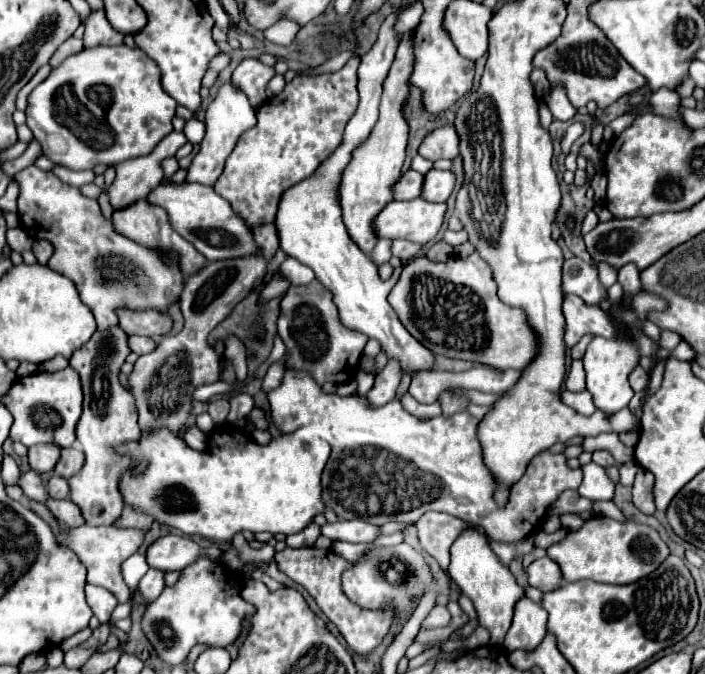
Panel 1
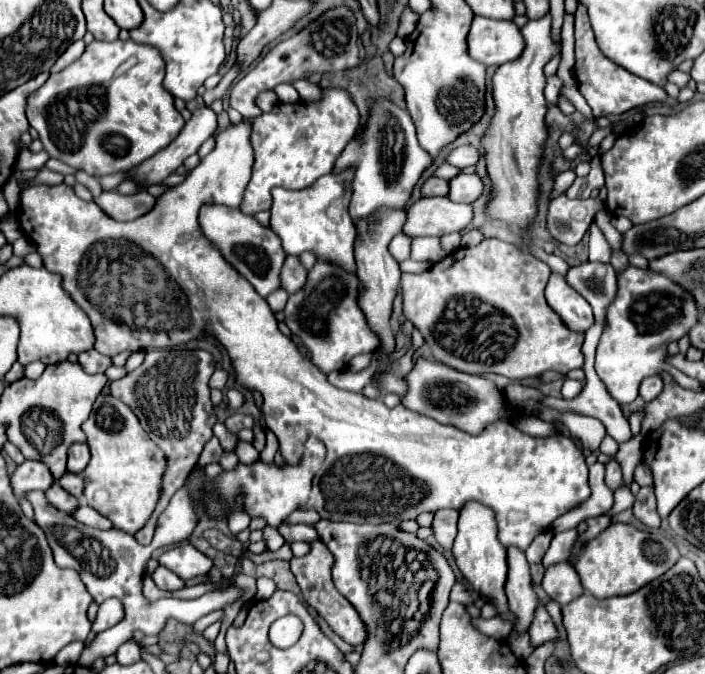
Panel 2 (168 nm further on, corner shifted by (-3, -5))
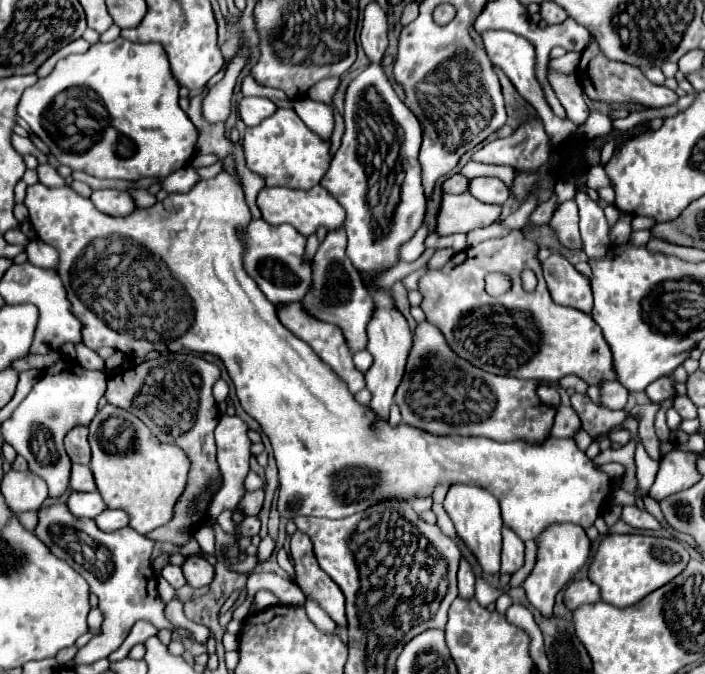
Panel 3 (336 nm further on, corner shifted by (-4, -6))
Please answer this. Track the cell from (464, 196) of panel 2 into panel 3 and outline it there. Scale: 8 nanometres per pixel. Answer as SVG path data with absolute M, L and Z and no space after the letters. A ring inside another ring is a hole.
M486 176L486 178L470 180L470 194L486 204L504 204L510 196L510 190L498 178Z

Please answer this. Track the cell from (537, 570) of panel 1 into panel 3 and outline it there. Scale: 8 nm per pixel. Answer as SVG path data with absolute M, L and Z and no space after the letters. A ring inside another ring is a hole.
M588 578L584 580L574 580L566 592L564 592L564 604L568 610L576 610L584 604L594 604L594 602L600 602L600 588L590 582Z

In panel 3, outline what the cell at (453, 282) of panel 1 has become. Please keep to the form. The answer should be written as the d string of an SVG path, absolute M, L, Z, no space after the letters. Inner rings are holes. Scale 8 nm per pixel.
M512 230L506 238L486 240L478 246L460 250L440 270L428 270L418 286L424 296L422 310L426 320L442 330L458 356L490 374L546 382L558 382L560 378L574 374L590 386L600 386L602 380L616 380L612 350L608 348L600 326L590 314L560 306L550 298L536 250L538 246L532 240L520 230ZM524 268L534 270L538 278L534 292L522 288L520 274ZM488 272L510 274L514 282L512 290L498 298L486 294L484 276Z

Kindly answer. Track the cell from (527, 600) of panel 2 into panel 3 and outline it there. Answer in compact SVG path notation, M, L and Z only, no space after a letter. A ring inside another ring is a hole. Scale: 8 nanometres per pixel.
M508 526L502 528L502 568L500 572L514 572L524 564L524 542Z

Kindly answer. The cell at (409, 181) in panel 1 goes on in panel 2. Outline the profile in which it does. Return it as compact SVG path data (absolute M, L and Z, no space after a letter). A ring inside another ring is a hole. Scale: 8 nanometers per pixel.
M429 177L423 185L421 185L421 195L423 197L437 197L437 195L447 195L449 185L445 179L437 179L437 177Z

